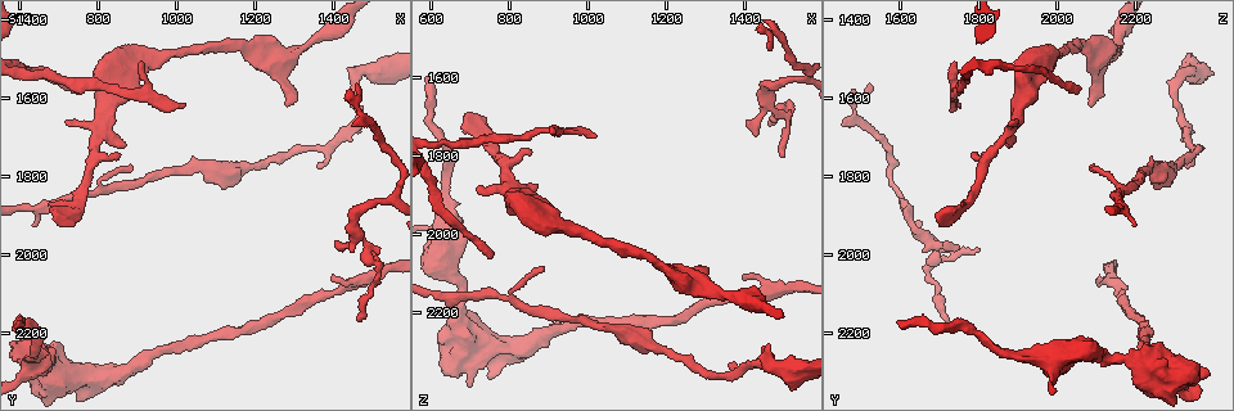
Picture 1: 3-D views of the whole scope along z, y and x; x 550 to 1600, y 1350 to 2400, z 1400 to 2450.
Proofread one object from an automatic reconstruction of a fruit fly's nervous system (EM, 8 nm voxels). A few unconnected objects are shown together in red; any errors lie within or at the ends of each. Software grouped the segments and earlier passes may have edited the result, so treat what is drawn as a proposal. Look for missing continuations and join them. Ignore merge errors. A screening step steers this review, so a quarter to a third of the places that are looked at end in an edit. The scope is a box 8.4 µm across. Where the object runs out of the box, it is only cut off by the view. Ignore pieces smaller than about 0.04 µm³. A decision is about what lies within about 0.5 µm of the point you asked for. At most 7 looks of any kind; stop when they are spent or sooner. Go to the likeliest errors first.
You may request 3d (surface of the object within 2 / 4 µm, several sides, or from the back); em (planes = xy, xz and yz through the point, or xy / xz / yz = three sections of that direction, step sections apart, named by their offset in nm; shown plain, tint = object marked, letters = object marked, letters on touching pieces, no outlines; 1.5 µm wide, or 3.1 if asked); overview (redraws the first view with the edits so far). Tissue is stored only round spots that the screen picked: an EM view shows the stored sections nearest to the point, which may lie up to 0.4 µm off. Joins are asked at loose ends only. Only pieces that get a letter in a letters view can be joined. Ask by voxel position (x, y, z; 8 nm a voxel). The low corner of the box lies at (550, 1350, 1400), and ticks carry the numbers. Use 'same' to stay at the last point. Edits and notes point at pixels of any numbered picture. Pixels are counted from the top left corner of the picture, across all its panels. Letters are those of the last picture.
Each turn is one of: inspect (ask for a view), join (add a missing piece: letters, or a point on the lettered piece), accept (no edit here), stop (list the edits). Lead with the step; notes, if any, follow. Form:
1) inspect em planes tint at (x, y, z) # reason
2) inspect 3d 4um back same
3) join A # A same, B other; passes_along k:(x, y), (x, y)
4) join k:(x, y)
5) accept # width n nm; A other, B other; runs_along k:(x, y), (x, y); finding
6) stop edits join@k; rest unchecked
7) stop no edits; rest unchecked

inspect 3d 2um at (680, 1885, 1700) # an open end

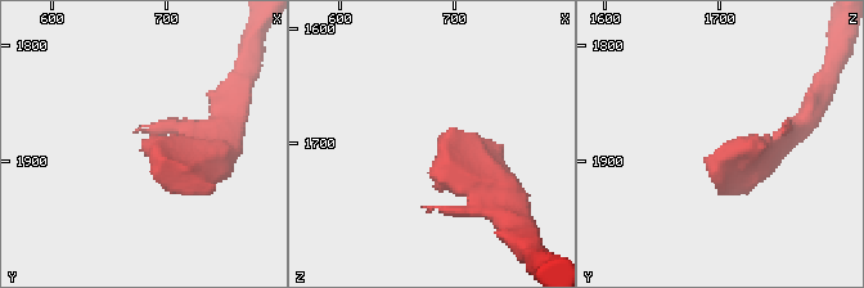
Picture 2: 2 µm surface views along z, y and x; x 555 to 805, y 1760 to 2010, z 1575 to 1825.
inspect em planes letters at (684, 1894, 1696)

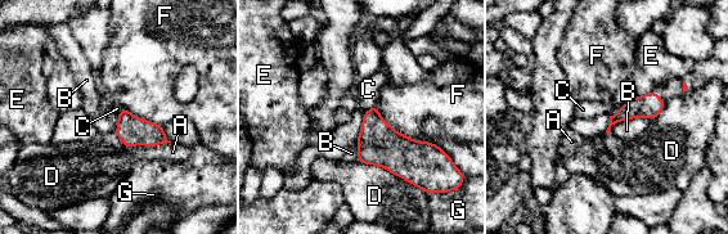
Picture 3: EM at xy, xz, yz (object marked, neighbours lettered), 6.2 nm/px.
join 3:(172, 152) # width 100 nm; A same, B other, C other, D other, E other, F other, G other; it goes on there

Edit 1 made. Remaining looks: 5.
inspect overview

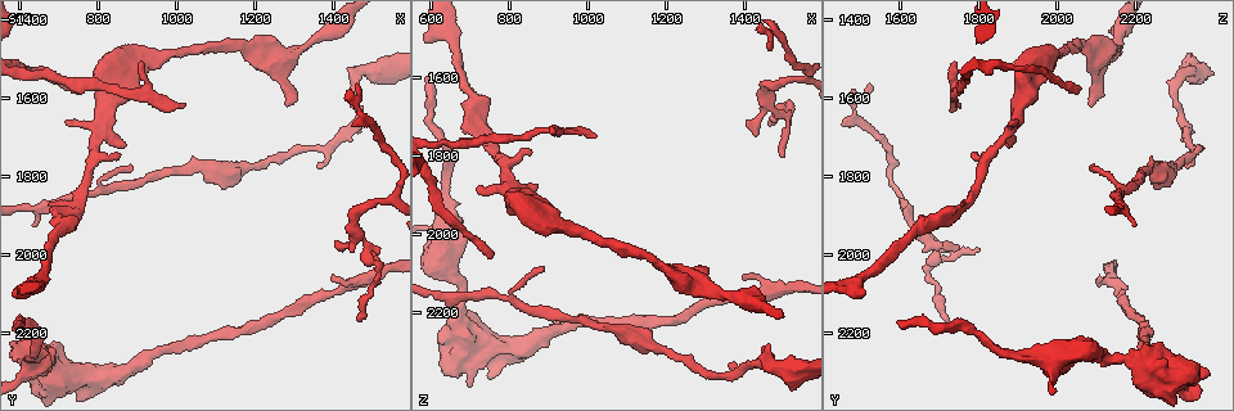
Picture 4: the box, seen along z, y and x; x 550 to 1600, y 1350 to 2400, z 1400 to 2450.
inspect 3d 4um at (1025, 1620, 1750)

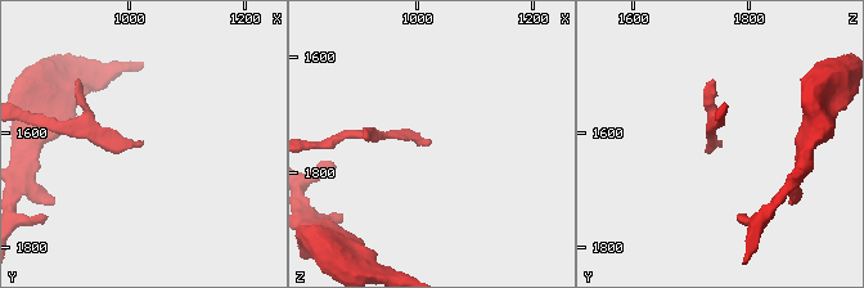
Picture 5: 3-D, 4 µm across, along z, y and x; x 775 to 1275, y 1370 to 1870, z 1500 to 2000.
inspect em planes letters at (1020, 1615, 1750)

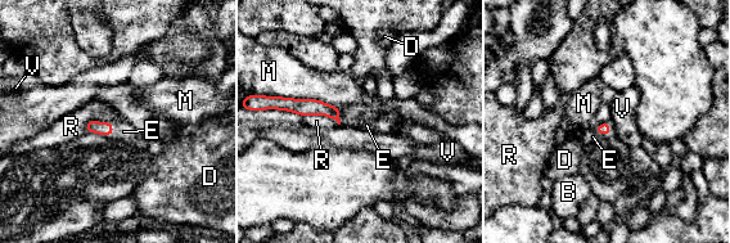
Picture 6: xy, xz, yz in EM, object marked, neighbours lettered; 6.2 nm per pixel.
join 6:(587, 135) # B other, D other, E same, M other, R other, V other; passes_along 6:(604, 129), (605, 135), (587, 135); it goes on there

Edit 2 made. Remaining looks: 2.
inspect overview

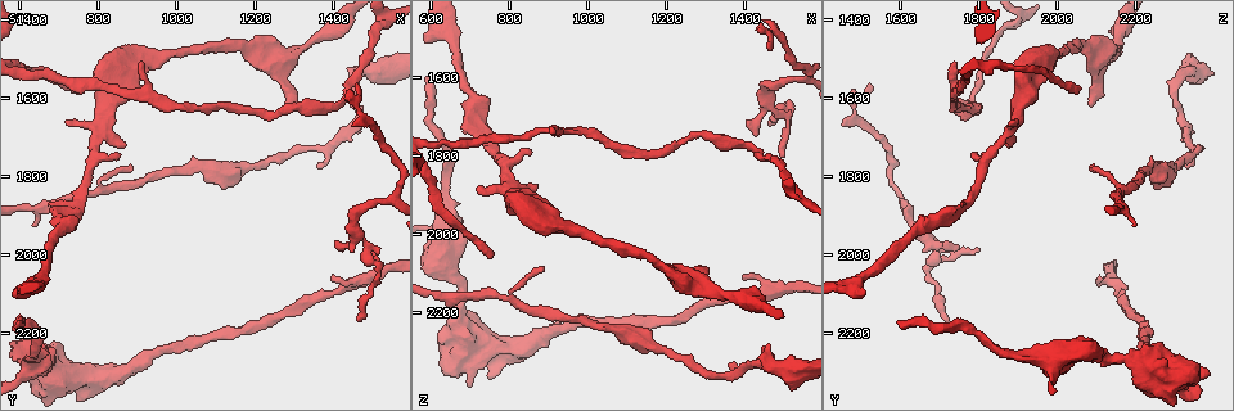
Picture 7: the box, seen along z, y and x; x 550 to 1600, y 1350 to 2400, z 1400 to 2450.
inspect em xy step 4 letters at (1370, 1780, 2325) # thin end

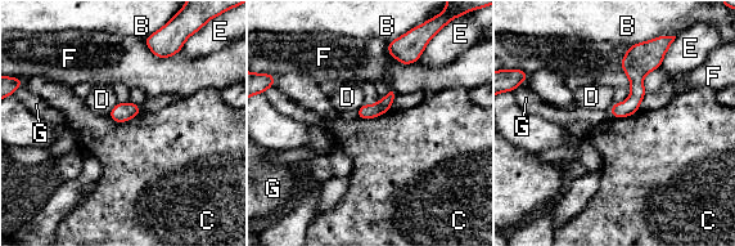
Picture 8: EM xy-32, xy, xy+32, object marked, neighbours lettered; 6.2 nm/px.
accept # B other, C other, D other, E other, F other, G other; border 8:(117, 103), (108, 115); no lettered piece goes on from it

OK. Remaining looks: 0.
stop edits join@3, join@6; rest unchecked

